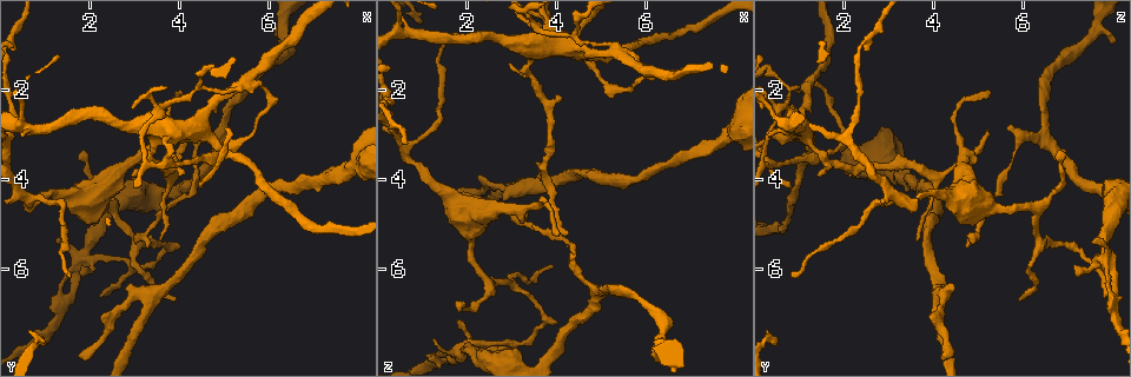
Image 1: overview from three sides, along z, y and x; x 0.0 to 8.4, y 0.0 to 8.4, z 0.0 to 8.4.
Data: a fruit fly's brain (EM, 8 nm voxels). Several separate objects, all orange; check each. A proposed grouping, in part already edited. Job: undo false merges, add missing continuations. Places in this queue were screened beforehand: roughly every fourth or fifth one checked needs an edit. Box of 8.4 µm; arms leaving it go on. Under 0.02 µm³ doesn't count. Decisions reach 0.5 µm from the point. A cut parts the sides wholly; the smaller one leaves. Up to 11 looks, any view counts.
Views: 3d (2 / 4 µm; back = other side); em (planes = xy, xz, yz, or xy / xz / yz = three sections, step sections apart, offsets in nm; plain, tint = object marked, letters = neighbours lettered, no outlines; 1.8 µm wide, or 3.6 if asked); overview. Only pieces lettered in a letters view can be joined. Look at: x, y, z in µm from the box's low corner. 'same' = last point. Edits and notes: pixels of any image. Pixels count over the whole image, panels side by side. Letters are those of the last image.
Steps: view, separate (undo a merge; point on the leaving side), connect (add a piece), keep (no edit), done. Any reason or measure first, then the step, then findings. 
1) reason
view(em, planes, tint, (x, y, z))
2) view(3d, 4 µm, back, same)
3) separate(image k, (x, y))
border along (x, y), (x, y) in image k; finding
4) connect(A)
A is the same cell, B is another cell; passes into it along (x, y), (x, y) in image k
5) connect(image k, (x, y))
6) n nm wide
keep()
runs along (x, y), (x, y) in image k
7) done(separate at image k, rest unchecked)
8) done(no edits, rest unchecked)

closes a loop
view(em, 3.6 µm, planes, letters, (5.80, 2.70, 1.90))

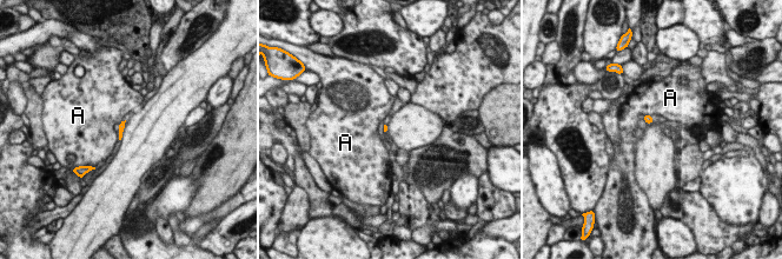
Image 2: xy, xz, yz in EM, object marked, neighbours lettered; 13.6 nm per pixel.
keep()
A is another cell; border along (644, 113), (653, 118) in image 2; continuous, no second neuron

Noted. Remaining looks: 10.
view(3d, 4 µm, (3.60, 5.35, 3.65))

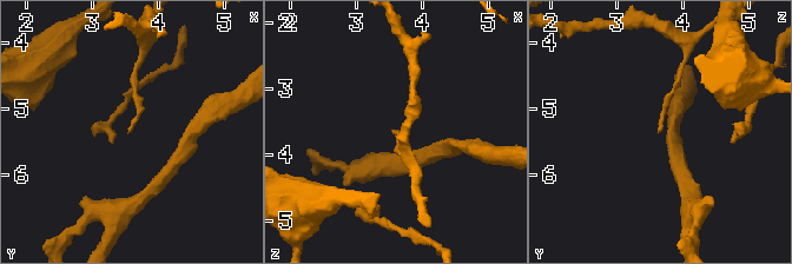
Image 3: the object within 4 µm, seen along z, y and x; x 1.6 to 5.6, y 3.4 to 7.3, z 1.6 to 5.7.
need the tissue
view(em, yz, step 8, letters, (3.60, 5.35, 3.60))

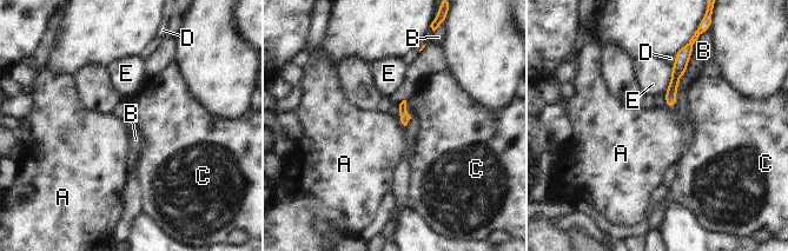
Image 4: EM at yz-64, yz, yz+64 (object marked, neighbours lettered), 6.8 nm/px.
view(em, planes, letters, same)

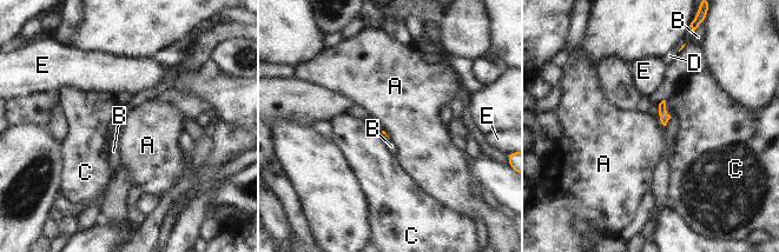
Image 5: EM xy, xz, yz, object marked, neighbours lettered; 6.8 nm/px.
keep()
A, B, C, D and E are other cells; border along (657, 114), (665, 126) in image 5; none of them fits

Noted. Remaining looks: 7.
branch stops here
view(em, planes, letters, (1.70, 7.95, 4.30))

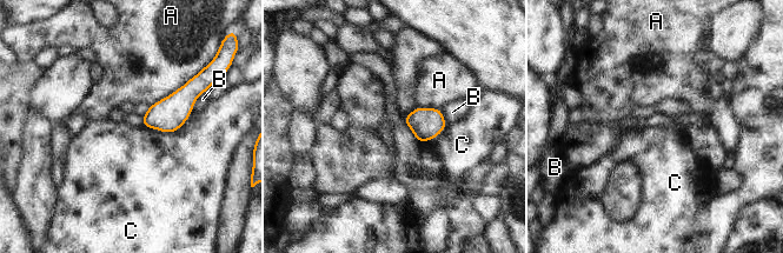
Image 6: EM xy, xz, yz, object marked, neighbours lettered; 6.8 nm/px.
140 nm wide
keep()
A, B and C are other cells; none of them fits

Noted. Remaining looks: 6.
three arms meet
view(em, xz, step 16, tint, (1.90, 5.80, 7.85))

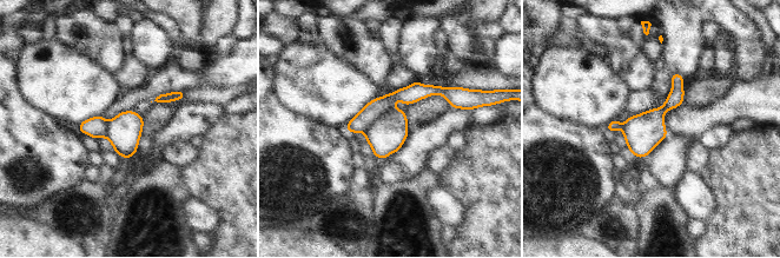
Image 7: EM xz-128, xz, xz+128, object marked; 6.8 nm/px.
view(em, planes, letters, same)

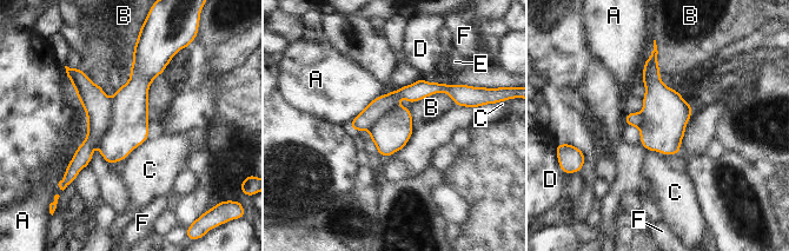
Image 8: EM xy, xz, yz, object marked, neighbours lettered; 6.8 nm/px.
320 nm wide; B touches over 340 nm
separate(image 8, (128, 129))
A, B, C, D, E and F are other cells; a second neuron is stuck on

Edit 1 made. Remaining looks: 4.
done(separate at image 8, rest unchecked)

